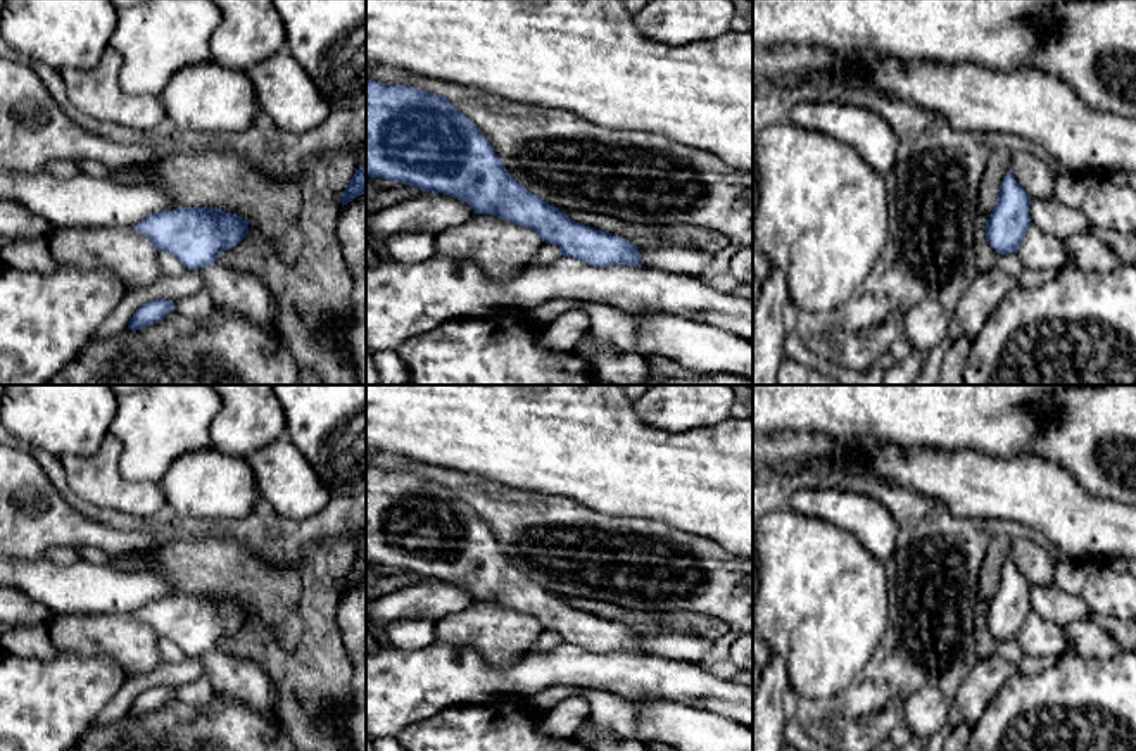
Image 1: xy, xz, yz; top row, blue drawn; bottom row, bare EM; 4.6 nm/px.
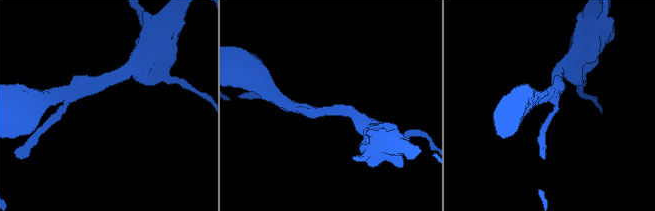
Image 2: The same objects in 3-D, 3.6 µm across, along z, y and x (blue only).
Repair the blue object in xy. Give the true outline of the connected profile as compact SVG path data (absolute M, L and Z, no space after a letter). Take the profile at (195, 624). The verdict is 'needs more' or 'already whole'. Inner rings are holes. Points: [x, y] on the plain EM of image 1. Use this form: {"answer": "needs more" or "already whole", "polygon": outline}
{"answer": "already whole", "polygon": "M178 594L154 599L133 616L147 623L157 639L174 642L188 656L200 656L240 630L249 622L249 608L223 596Z"}

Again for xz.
{"answer": "already whole", "polygon": "M366 466L366 563L451 582L466 589L475 601L497 603L535 616L542 628L556 632L561 642L594 654L642 653L639 634L632 628L571 608L520 571L476 511L435 480Z"}

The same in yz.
{"answer": "already whole", "polygon": "M1008 558L1000 573L998 590L986 609L986 627L998 641L1017 641L1027 615L1032 611L1029 592L1031 584Z"}

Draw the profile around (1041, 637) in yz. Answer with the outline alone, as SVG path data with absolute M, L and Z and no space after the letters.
M1031 611L1019 632L1017 644L1024 656L1062 656L1069 651L1063 628Z

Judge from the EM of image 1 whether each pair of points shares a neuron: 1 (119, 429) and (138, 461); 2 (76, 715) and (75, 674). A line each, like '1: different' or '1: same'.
1: same
2: same

